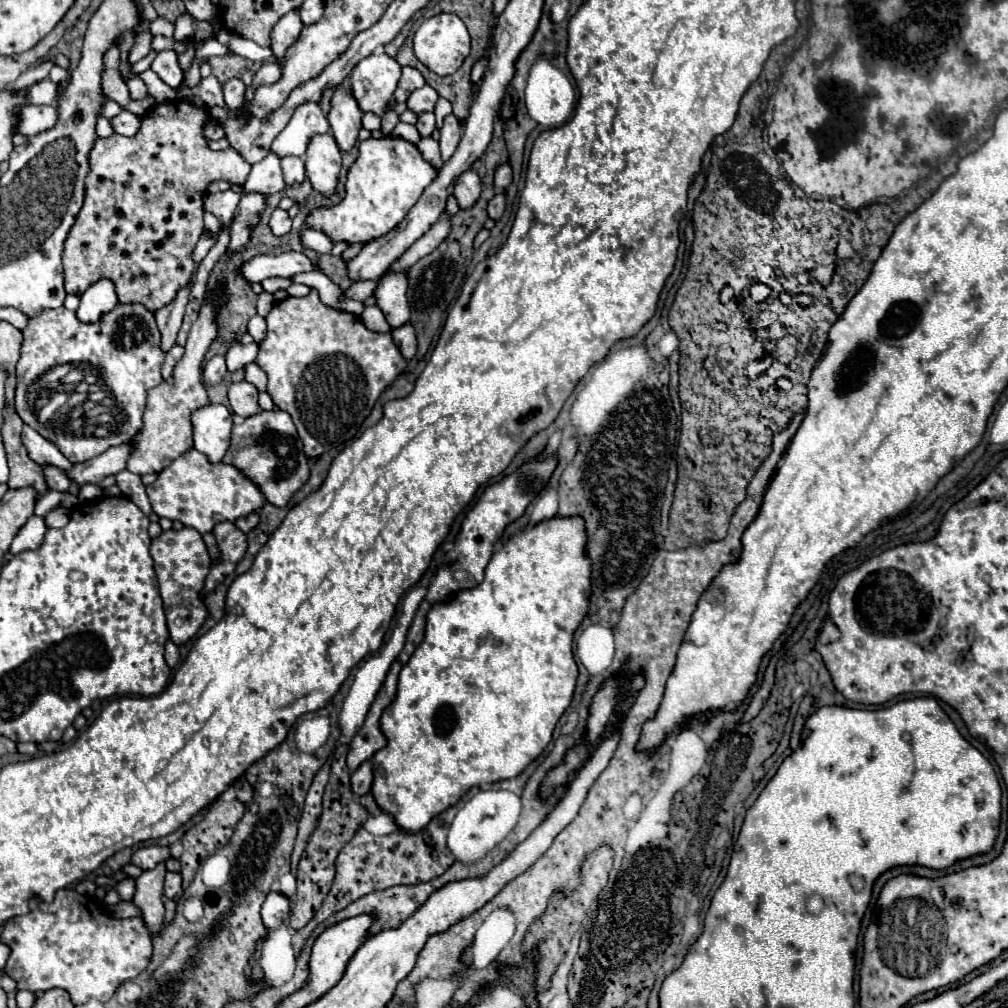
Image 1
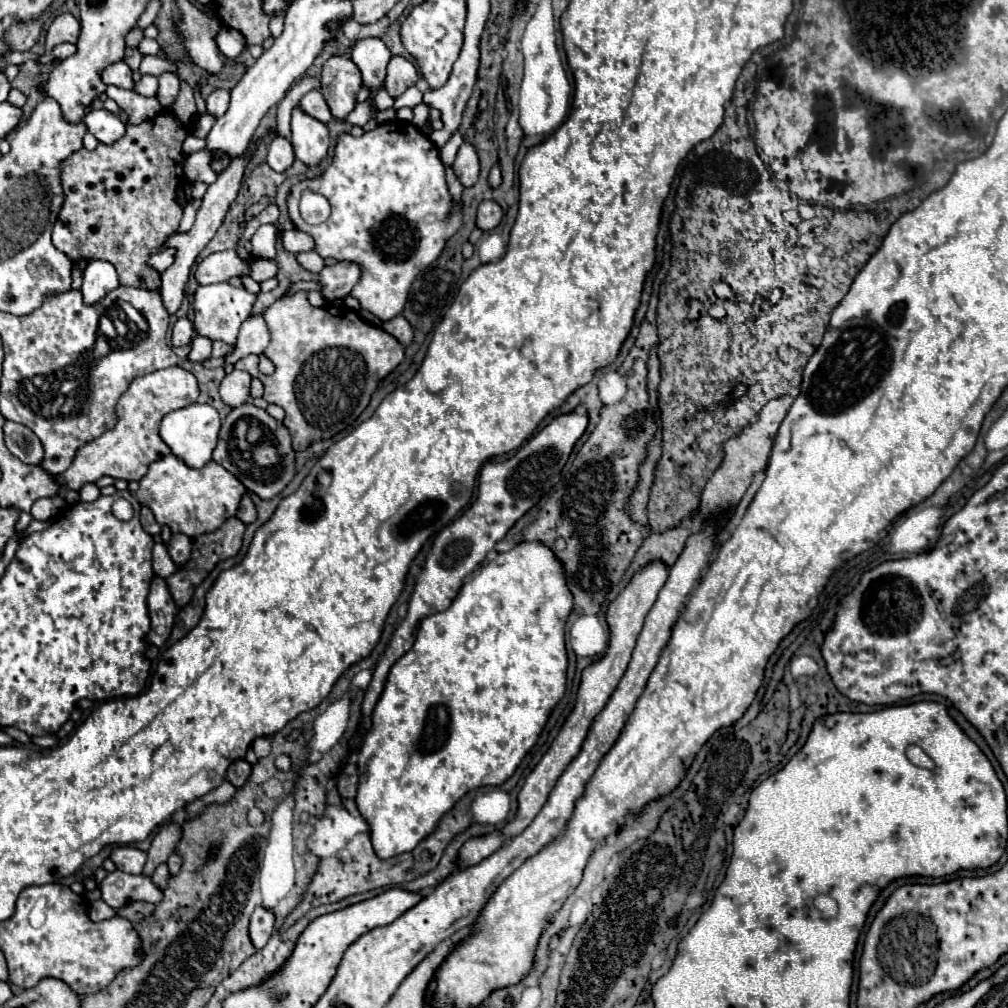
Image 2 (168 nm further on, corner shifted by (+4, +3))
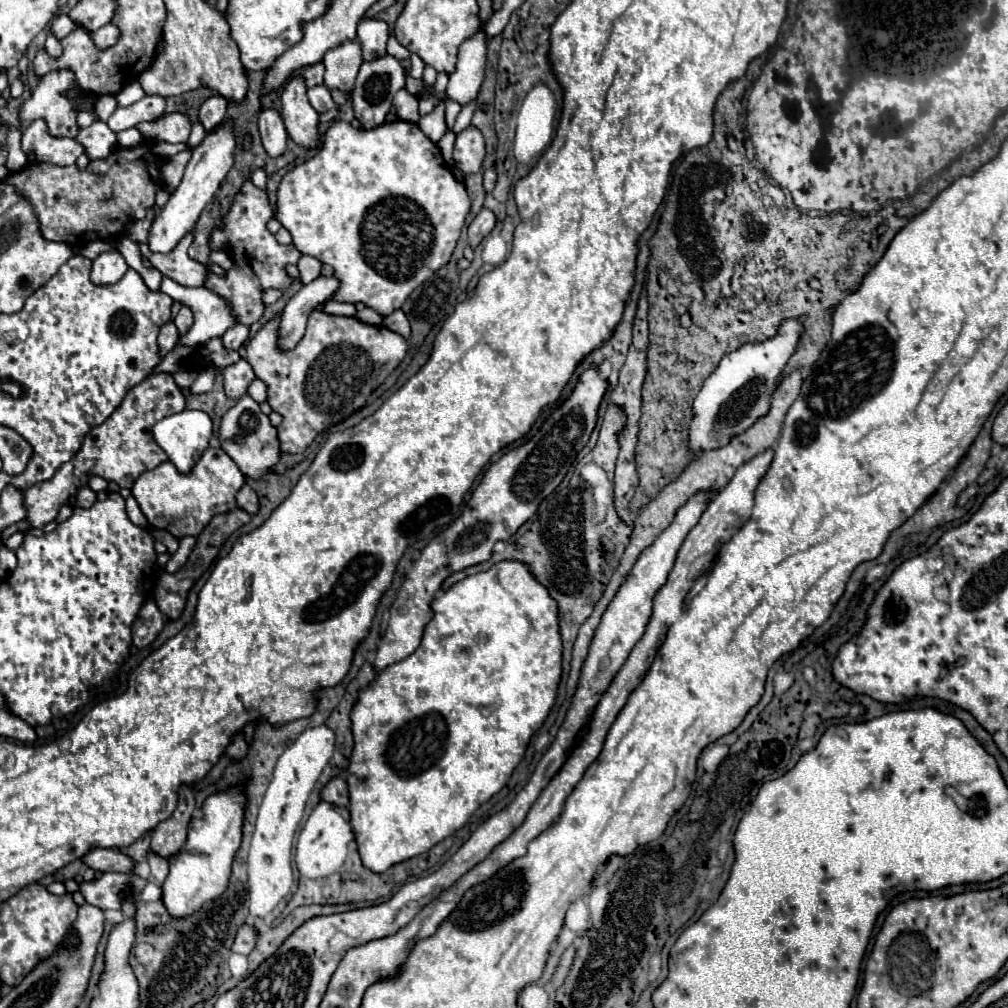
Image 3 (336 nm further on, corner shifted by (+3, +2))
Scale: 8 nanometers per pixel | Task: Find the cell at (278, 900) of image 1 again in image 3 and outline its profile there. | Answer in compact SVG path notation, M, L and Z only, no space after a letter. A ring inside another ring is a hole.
M243 924L237 932L237 938L235 938L235 944L233 944L233 952L239 952L239 954L251 954L251 950L255 948L257 944L257 930L255 926L249 926L249 924Z

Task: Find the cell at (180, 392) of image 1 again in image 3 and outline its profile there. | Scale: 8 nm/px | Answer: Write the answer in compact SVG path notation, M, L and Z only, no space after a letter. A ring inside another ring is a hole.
M167 372L151 374L139 386L131 388L127 392L127 398L123 398L123 402L115 410L115 414L111 414L107 422L95 426L95 430L87 434L81 450L75 454L75 458L71 458L71 462L65 462L51 480L37 482L35 486L25 490L27 520L31 528L43 528L47 522L53 522L59 508L67 504L69 498L77 494L79 488L89 486L91 476L101 476L109 482L115 482L119 488L133 488L135 480L143 472L153 470L155 466L167 460L167 454L151 434L155 422L169 414L181 412L185 404L187 400L183 390L175 384L173 376Z

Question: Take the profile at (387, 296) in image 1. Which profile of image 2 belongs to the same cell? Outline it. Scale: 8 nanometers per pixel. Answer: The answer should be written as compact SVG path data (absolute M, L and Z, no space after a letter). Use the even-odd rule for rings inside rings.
M392 119L380 123L362 137L340 133L334 149L334 161L324 169L324 173L316 179L304 179L292 185L288 193L288 215L298 231L308 233L314 239L314 251L320 257L334 257L336 261L352 261L360 265L360 281L350 295L360 301L362 309L370 311L380 321L388 321L402 313L408 301L410 285L418 273L440 257L448 239L462 227L462 201L452 199L446 187L440 151L430 137L424 137L424 133L408 121ZM304 189L312 189L330 201L332 213L328 221L308 225L300 217L298 201Z

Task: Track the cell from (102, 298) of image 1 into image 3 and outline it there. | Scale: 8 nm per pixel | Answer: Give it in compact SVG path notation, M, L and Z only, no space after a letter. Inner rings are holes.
M117 250L103 252L93 260L91 282L95 282L97 286L111 286L119 282L119 278L123 278L127 268L129 266L125 264L125 258Z

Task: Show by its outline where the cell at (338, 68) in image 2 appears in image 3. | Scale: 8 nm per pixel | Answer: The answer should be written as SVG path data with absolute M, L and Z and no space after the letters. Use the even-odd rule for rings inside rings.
M343 42L341 46L329 50L323 58L323 64L325 86L329 90L341 90L343 94L351 94L351 86L355 86L355 74L363 64L359 42Z

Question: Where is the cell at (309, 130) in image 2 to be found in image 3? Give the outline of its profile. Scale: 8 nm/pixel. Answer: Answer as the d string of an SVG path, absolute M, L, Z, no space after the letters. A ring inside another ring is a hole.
M291 78L281 90L281 116L289 138L303 148L317 148L319 144L319 114L307 100L303 78Z

